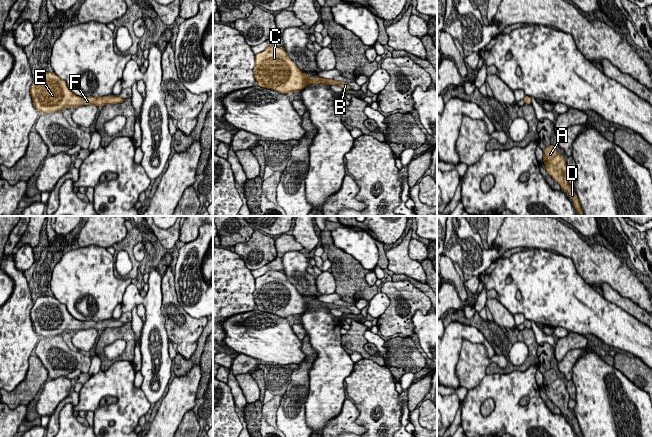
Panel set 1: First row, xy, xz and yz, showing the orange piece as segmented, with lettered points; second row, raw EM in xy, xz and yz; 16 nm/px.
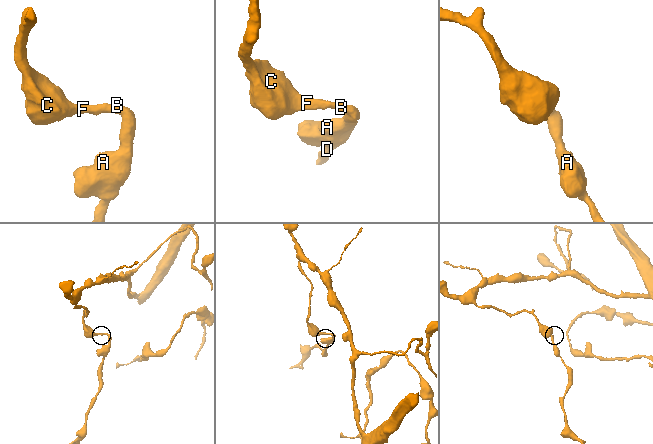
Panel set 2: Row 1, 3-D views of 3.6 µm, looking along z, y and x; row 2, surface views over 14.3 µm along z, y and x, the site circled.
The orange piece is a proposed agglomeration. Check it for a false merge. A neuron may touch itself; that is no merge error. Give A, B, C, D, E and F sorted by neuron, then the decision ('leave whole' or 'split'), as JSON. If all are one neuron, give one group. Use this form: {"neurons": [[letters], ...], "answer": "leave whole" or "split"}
{"neurons": [["A", "B", "C", "D", "E", "F"]], "answer": "leave whole"}

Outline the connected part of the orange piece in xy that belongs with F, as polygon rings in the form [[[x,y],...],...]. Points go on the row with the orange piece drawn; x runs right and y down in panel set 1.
[[[42,72],[34,76],[30,87],[33,104],[39,113],[62,111],[65,107],[77,108],[82,105],[96,105],[123,103],[125,99],[113,97],[80,97],[74,94],[65,80],[60,79],[54,72]]]

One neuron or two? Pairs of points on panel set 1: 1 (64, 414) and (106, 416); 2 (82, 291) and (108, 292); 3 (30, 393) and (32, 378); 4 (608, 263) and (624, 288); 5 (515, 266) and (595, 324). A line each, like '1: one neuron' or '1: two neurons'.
1: two neurons
2: one neuron
3: one neuron
4: one neuron
5: one neuron

